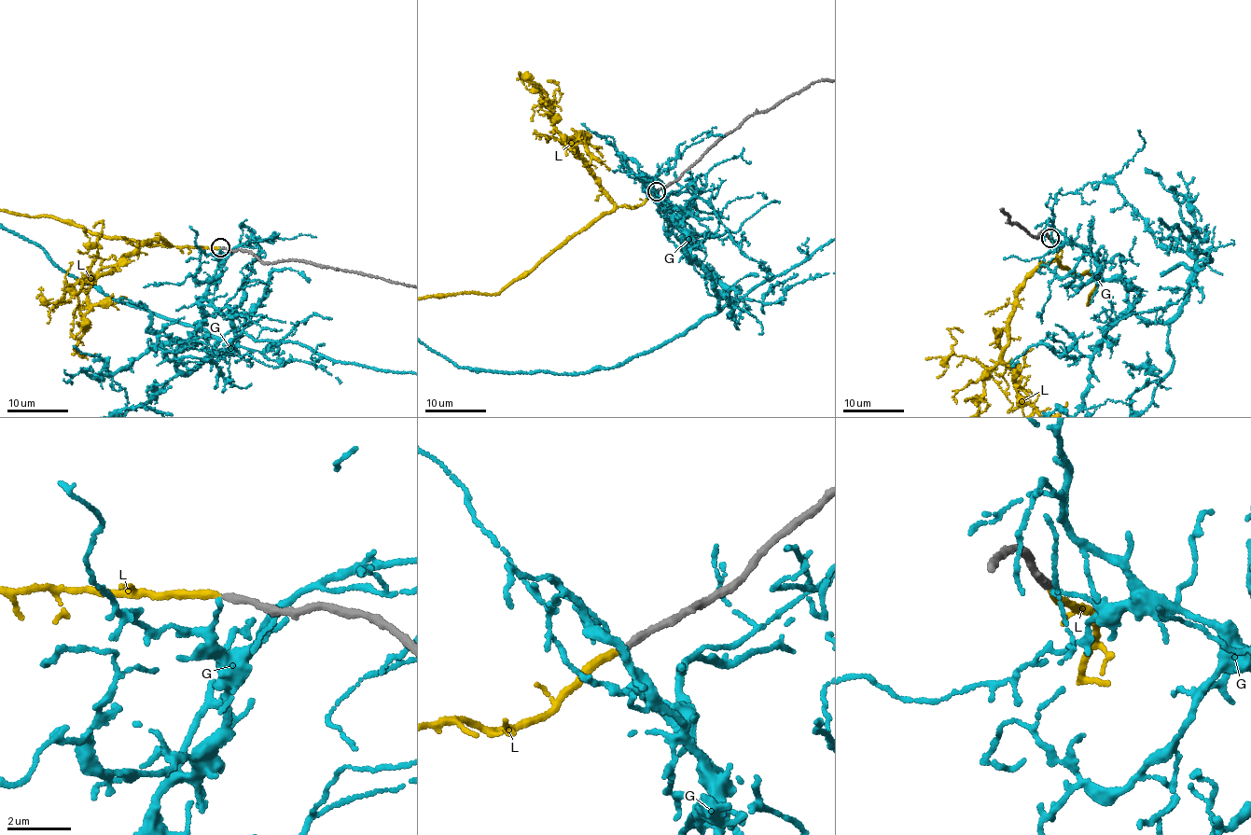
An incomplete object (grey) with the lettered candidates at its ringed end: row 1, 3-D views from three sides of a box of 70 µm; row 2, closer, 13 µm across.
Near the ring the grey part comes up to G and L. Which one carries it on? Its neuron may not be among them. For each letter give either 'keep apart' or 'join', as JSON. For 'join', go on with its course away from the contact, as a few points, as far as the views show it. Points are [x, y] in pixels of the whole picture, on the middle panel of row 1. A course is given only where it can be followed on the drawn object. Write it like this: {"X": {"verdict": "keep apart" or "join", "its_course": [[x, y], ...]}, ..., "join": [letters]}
{"G": {"verdict": "keep apart"}, "L": {"verdict": "join"}, "join": ["L"]}

